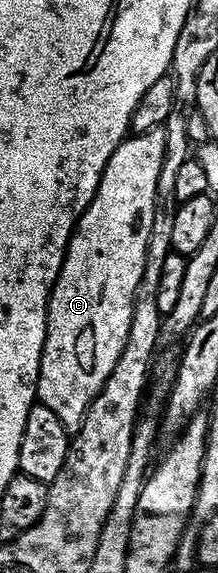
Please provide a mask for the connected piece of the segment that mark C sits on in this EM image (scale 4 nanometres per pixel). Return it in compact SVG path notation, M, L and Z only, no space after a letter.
M154 127L123 139L112 153L108 165L98 182L92 201L86 212L78 218L78 224L70 235L62 268L50 291L46 306L46 336L38 370L37 402L48 405L64 425L68 433L80 429L86 406L100 393L108 373L124 353L124 341L128 341L128 329L132 325L134 294L144 273L144 261L148 249L148 233L152 233L152 217L156 201L156 181L164 161L164 130Z

